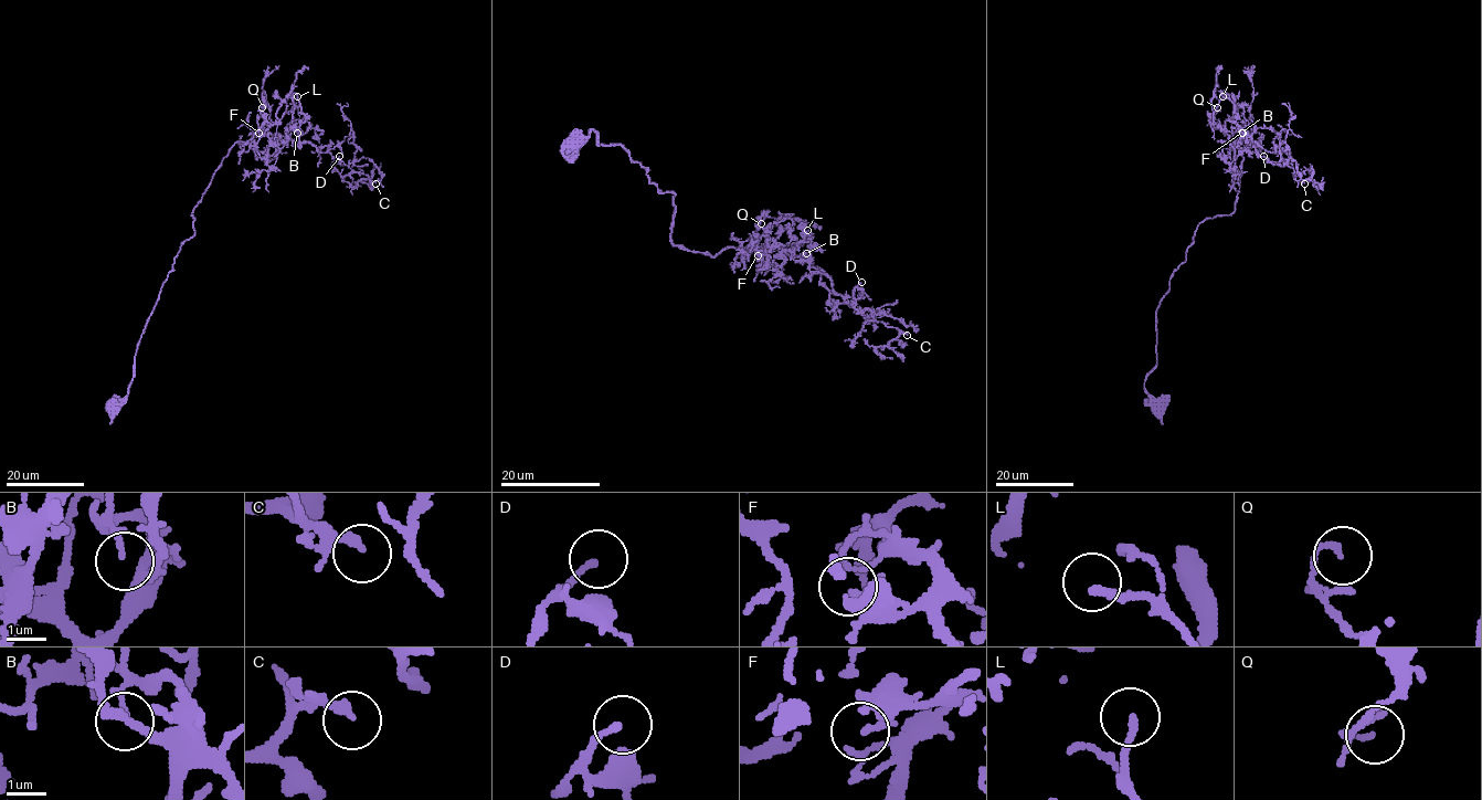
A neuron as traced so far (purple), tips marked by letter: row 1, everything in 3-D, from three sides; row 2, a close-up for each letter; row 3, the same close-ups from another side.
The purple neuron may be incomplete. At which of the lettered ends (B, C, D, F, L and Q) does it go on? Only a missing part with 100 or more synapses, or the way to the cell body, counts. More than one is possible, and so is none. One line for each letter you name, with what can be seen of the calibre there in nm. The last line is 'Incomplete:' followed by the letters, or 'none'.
Incomplete: none

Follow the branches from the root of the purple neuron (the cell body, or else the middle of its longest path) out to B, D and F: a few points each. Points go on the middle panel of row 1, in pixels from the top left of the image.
B: (572, 145), (593, 129), (673, 192), (674, 245), (806, 253)
D: (572, 145), (593, 129), (673, 192), (674, 245), (787, 249), (849, 304), (861, 282)
F: (572, 145), (593, 129), (673, 192), (674, 245), (771, 249), (758, 255)

